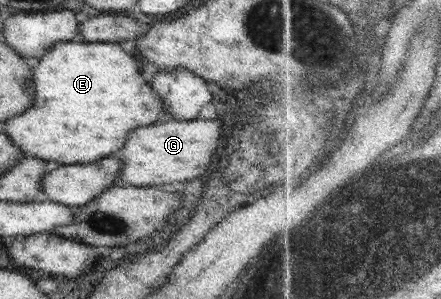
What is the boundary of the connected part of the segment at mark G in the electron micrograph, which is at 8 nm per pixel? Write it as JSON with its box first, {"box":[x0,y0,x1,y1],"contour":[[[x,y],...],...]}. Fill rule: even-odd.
{"box":[115,120,219,186],"contour":[[[177,120],[147,128],[131,130],[123,147],[115,155],[123,162],[119,174],[119,181],[123,185],[139,186],[165,186],[173,183],[182,183],[193,178],[204,176],[215,147],[219,145],[219,122],[215,120]]]}

